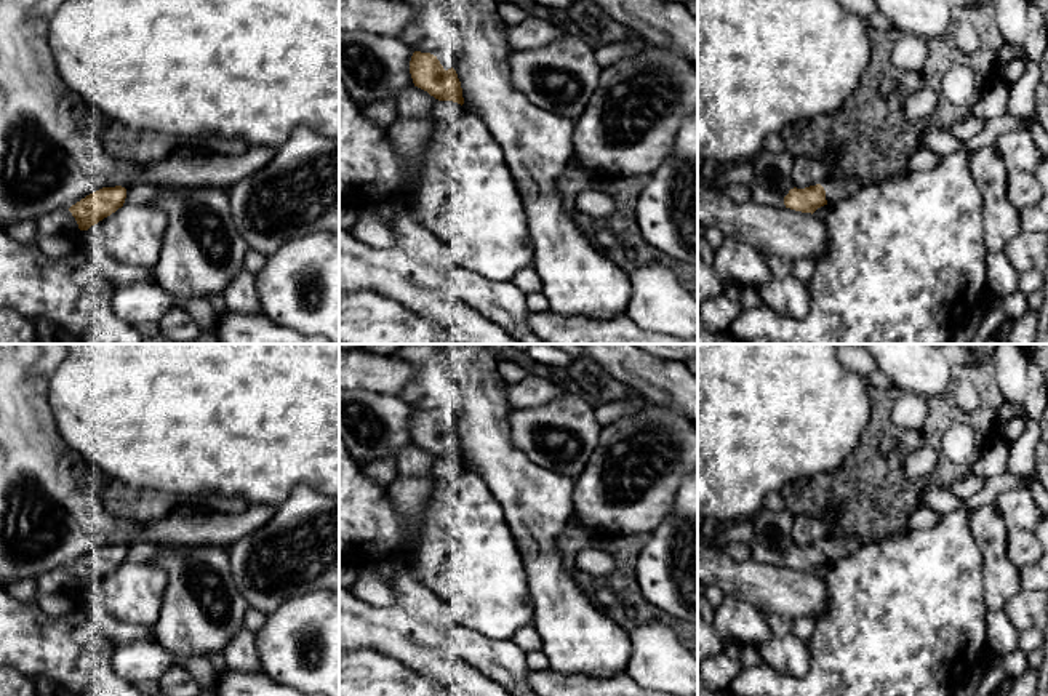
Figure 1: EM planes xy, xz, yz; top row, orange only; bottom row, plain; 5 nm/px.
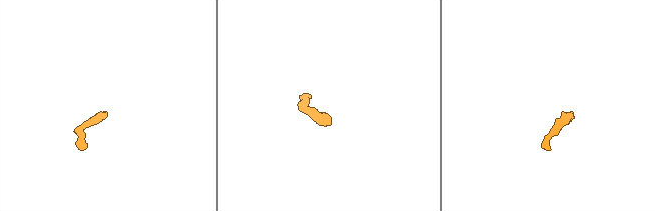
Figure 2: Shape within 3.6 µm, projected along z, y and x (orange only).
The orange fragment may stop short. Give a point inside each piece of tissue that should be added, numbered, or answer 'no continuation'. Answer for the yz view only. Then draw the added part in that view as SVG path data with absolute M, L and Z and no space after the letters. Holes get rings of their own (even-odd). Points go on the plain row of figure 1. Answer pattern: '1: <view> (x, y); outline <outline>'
1: yz (837, 548); outline M846 534L846 536L829 536L821 541L826 549L827 563L834 563L859 549L869 542L864 538Z

